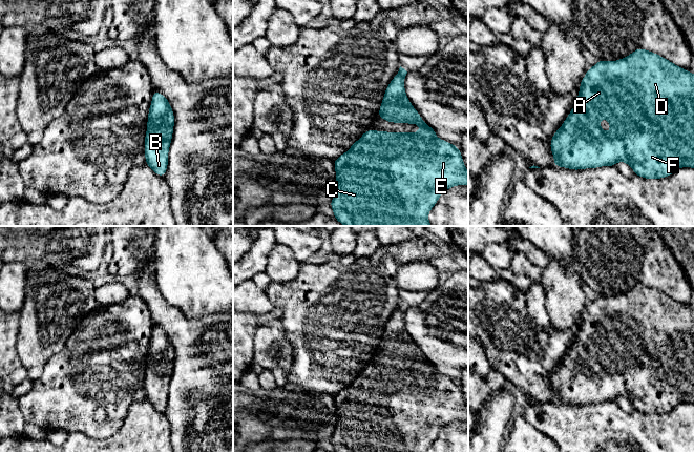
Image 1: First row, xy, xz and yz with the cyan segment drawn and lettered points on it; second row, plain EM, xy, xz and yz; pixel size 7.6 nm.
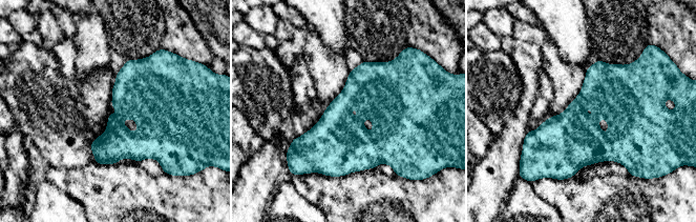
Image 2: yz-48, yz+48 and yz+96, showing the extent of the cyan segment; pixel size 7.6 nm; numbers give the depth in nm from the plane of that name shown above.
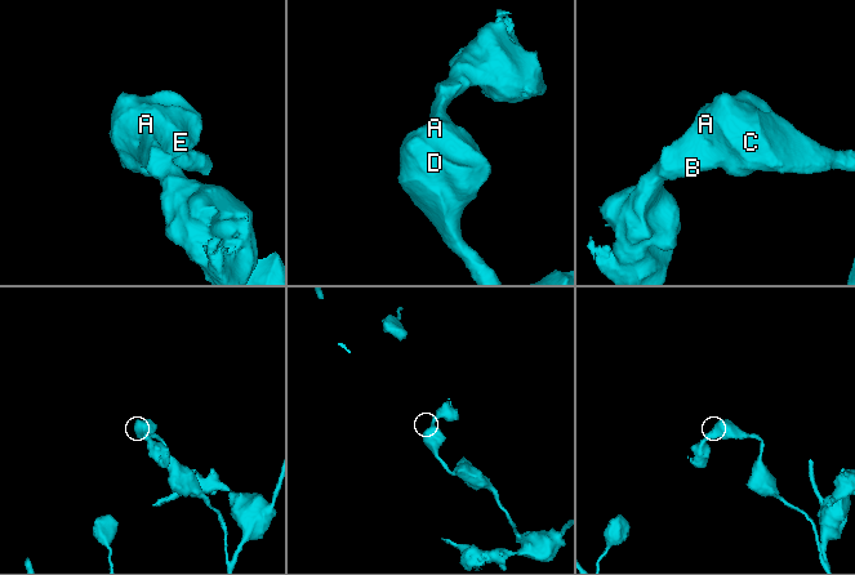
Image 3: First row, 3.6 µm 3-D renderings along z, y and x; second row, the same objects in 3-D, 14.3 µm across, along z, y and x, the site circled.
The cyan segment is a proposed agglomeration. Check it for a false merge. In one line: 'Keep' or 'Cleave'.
Keep

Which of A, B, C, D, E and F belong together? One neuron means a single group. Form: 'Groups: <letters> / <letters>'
Groups: A B C D E F

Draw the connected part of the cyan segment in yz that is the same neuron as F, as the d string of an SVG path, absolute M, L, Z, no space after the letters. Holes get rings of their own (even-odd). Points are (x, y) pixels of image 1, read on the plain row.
M643 284L617 296L598 295L582 314L577 335L554 368L550 385L553 402L573 406L615 402L622 396L630 400L634 410L651 415L669 412L680 403L694 404L694 310ZM601 354L609 356L609 370L602 365Z

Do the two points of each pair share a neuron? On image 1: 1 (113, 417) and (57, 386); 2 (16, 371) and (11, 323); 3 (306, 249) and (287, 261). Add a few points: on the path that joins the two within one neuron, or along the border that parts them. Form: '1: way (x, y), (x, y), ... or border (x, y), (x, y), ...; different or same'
1: way (104, 402), (90, 388), (72, 388); same
2: way (11, 360), (11, 334); same
3: border (277, 242), (287, 245), (301, 263); different

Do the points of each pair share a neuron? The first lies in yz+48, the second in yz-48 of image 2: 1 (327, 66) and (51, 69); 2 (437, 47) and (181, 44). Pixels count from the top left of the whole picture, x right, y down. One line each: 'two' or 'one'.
1: two
2: one

